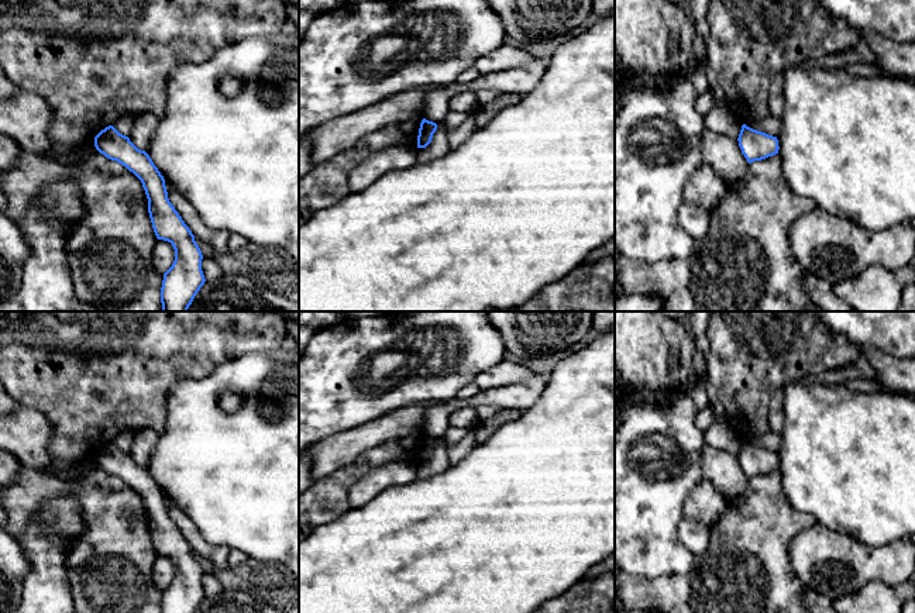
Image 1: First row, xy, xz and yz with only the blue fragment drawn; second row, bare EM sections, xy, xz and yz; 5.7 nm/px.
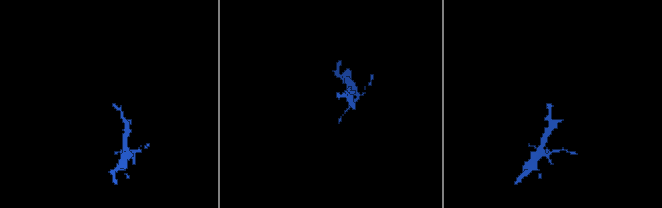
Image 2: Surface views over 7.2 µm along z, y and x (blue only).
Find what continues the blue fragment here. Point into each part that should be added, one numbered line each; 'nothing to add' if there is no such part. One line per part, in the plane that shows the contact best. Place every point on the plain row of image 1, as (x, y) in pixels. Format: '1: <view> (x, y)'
nothing to add

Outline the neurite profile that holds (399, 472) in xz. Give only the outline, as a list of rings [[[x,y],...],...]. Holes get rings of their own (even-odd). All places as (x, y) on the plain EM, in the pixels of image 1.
[[[389,461],[358,479],[348,492],[351,509],[360,509],[391,486],[400,486],[417,479],[417,462]]]

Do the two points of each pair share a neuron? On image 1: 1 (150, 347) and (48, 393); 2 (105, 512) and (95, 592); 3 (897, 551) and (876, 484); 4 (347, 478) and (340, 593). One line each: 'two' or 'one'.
1: one
2: one
3: two
4: two

